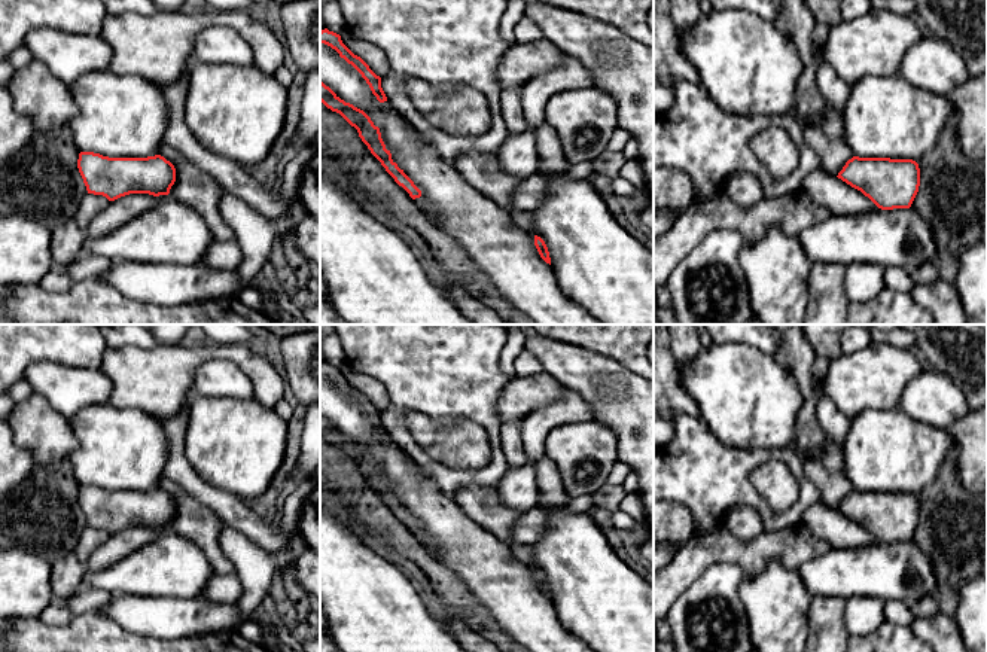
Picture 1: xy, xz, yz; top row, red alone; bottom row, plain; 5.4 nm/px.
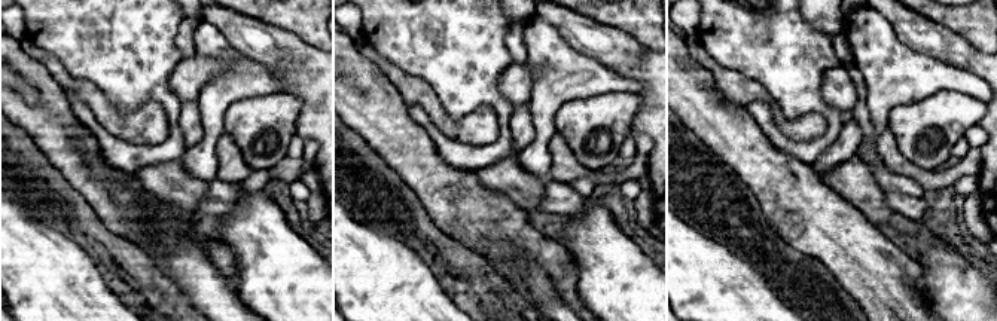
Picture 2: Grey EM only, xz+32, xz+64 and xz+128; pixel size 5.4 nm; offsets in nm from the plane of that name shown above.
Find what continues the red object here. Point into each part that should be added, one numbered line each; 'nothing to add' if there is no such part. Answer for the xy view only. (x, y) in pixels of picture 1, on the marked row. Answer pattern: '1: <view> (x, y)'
1: xy (195, 188)

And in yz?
1: yz (795, 20)

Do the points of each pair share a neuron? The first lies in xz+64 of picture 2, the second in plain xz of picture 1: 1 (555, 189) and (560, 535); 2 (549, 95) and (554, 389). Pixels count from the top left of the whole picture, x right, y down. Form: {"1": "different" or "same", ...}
{"1": "different", "2": "different"}

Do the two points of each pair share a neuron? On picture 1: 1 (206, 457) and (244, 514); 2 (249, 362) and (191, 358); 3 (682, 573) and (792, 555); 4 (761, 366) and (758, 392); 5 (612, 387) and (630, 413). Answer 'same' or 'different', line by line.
1: different
2: same
3: same
4: same
5: same

